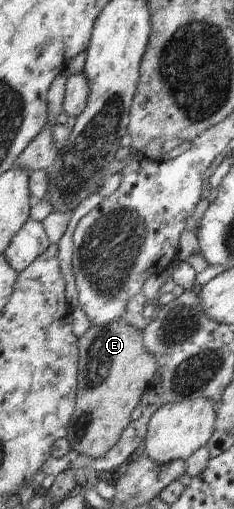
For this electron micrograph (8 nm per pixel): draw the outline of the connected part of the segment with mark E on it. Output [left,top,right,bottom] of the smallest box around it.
[66,319,158,457]

